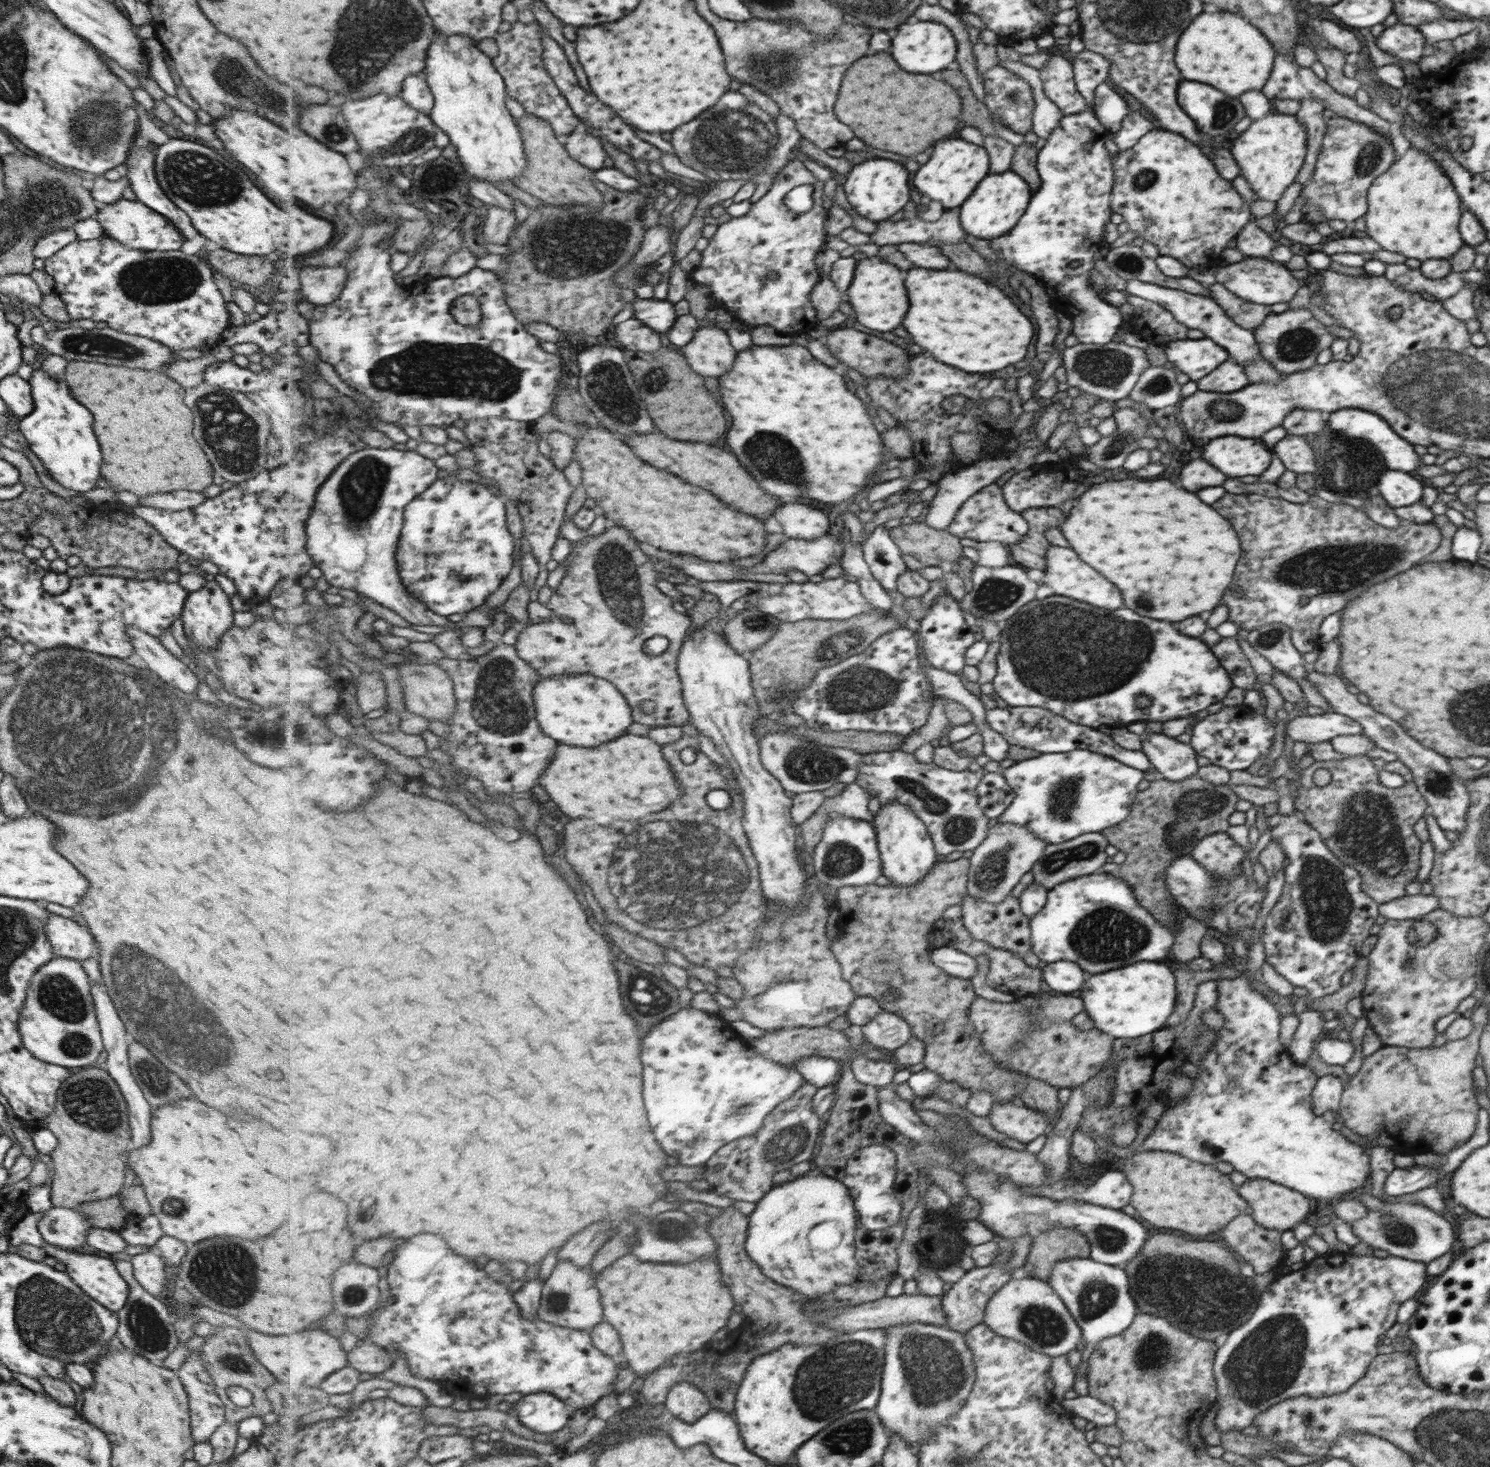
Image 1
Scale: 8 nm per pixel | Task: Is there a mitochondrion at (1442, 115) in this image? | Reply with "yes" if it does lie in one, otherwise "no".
no

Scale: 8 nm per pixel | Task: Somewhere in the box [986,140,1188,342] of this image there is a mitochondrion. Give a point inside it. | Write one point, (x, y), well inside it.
(1142, 181)

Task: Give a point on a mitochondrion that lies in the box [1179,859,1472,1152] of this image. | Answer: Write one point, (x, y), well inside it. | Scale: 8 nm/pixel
(1410, 963)

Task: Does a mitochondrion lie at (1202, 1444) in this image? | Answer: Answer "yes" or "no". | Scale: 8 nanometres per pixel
no

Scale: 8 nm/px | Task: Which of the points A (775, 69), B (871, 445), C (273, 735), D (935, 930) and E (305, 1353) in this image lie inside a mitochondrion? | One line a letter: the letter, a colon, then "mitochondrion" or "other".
A: mitochondrion
B: other
C: mitochondrion
D: other
E: other

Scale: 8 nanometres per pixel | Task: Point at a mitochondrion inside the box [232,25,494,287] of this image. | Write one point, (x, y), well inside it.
(411, 140)

